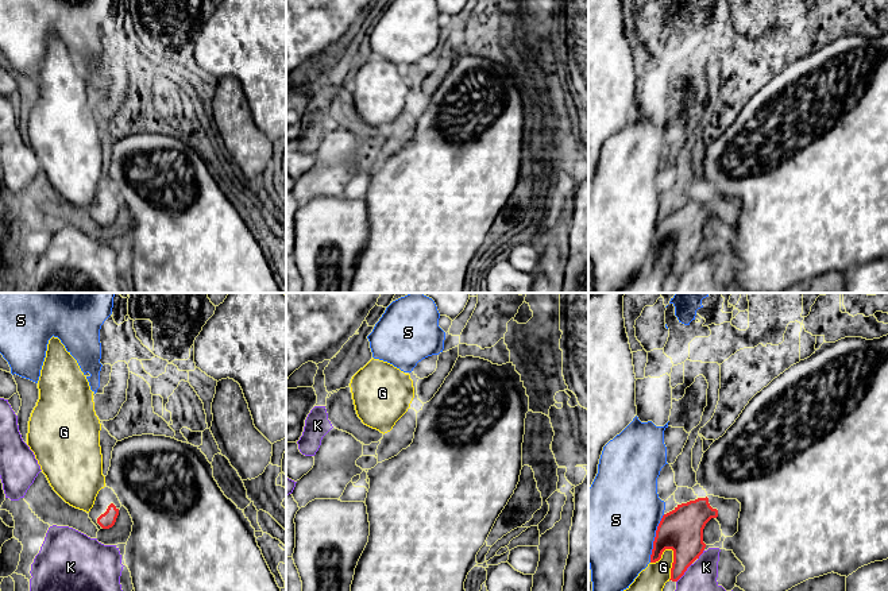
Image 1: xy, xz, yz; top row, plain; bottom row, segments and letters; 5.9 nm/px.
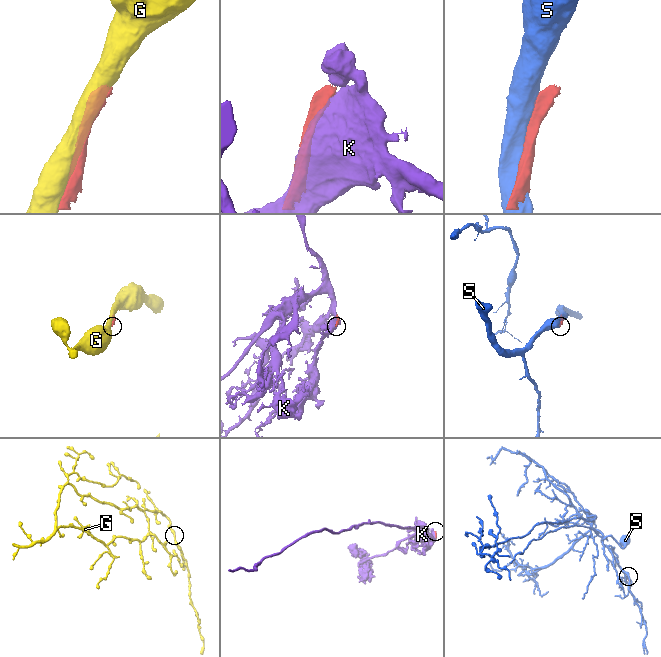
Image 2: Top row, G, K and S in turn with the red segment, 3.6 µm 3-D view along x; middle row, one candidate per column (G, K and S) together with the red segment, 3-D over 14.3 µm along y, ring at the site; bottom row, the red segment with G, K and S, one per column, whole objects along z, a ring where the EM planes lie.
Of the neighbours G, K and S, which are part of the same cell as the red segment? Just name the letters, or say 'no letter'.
no letter

